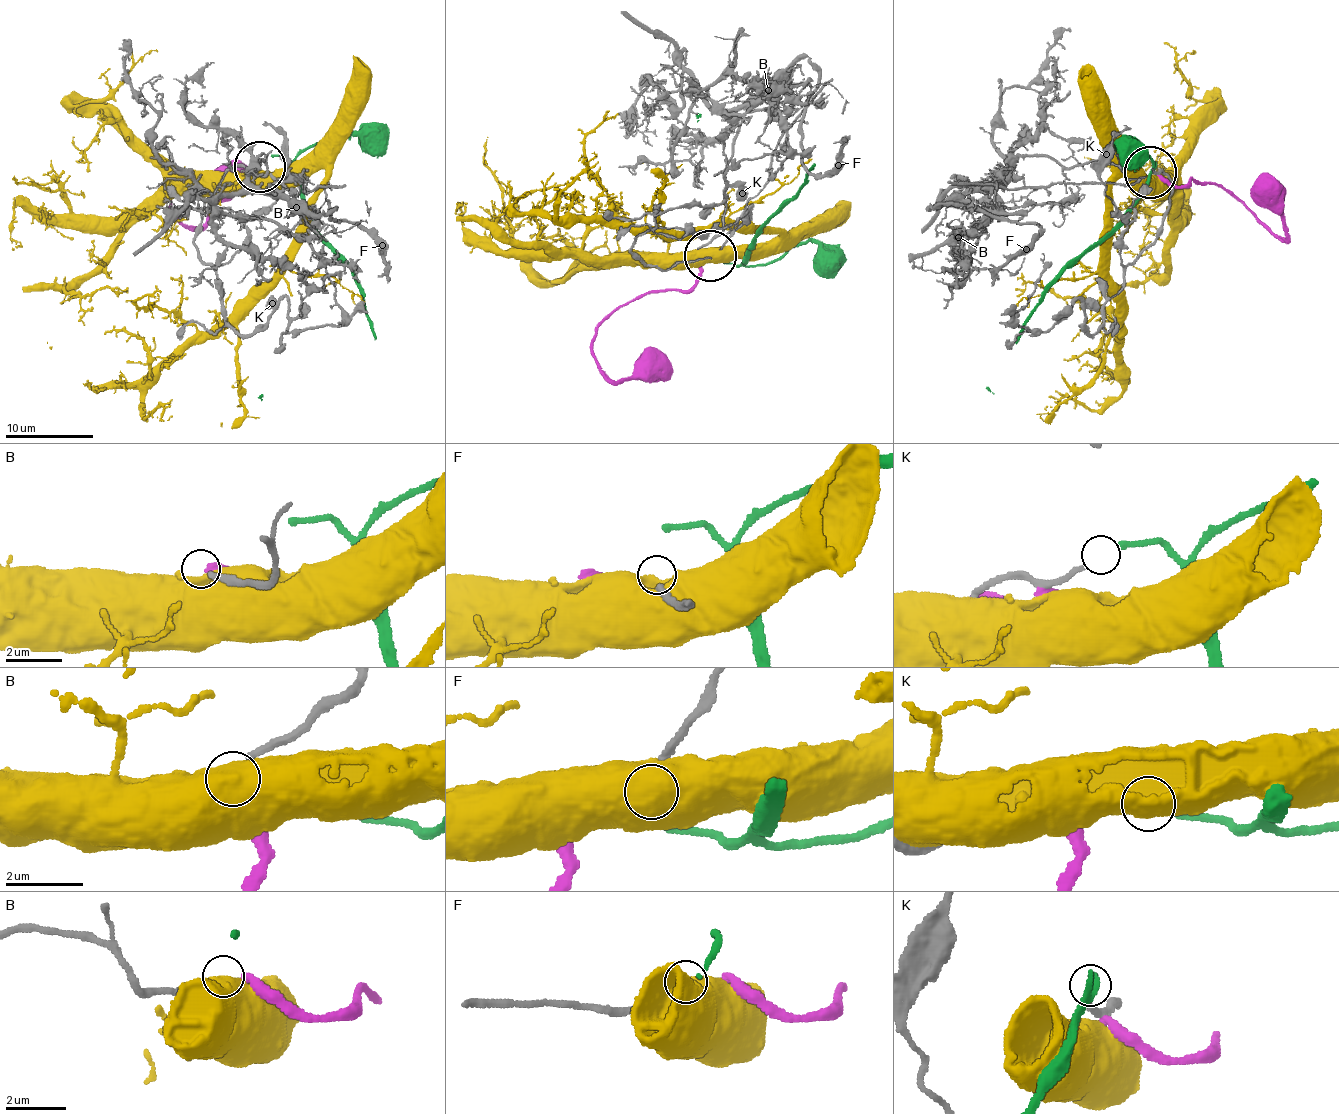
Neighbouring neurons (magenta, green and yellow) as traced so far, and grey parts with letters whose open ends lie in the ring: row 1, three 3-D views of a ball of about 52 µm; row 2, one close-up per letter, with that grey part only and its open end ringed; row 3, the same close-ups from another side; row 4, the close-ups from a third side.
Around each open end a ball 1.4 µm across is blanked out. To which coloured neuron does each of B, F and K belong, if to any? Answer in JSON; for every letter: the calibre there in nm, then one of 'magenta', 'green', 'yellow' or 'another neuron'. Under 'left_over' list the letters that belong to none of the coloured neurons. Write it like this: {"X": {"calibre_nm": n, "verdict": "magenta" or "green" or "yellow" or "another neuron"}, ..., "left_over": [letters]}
{"B": {"calibre_nm": 180, "verdict": "magenta"}, "F": {"calibre_nm": 200, "verdict": "another neuron"}, "K": {"calibre_nm": 190, "verdict": "green"}, "left_over": ["F"]}

